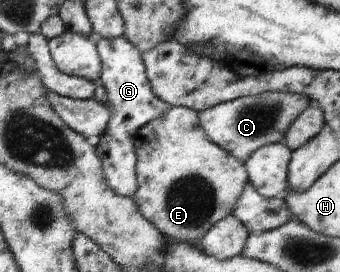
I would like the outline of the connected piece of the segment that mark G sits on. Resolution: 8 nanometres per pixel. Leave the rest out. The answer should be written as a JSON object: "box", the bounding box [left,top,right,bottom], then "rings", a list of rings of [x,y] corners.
{"box":[96,36,172,198],"rings":[[[123,36],[113,39],[98,38],[96,46],[102,63],[102,85],[107,94],[108,106],[113,112],[100,136],[96,152],[101,158],[107,185],[117,195],[132,198],[138,188],[135,134],[139,127],[165,115],[172,106],[152,92],[139,50]]]}

